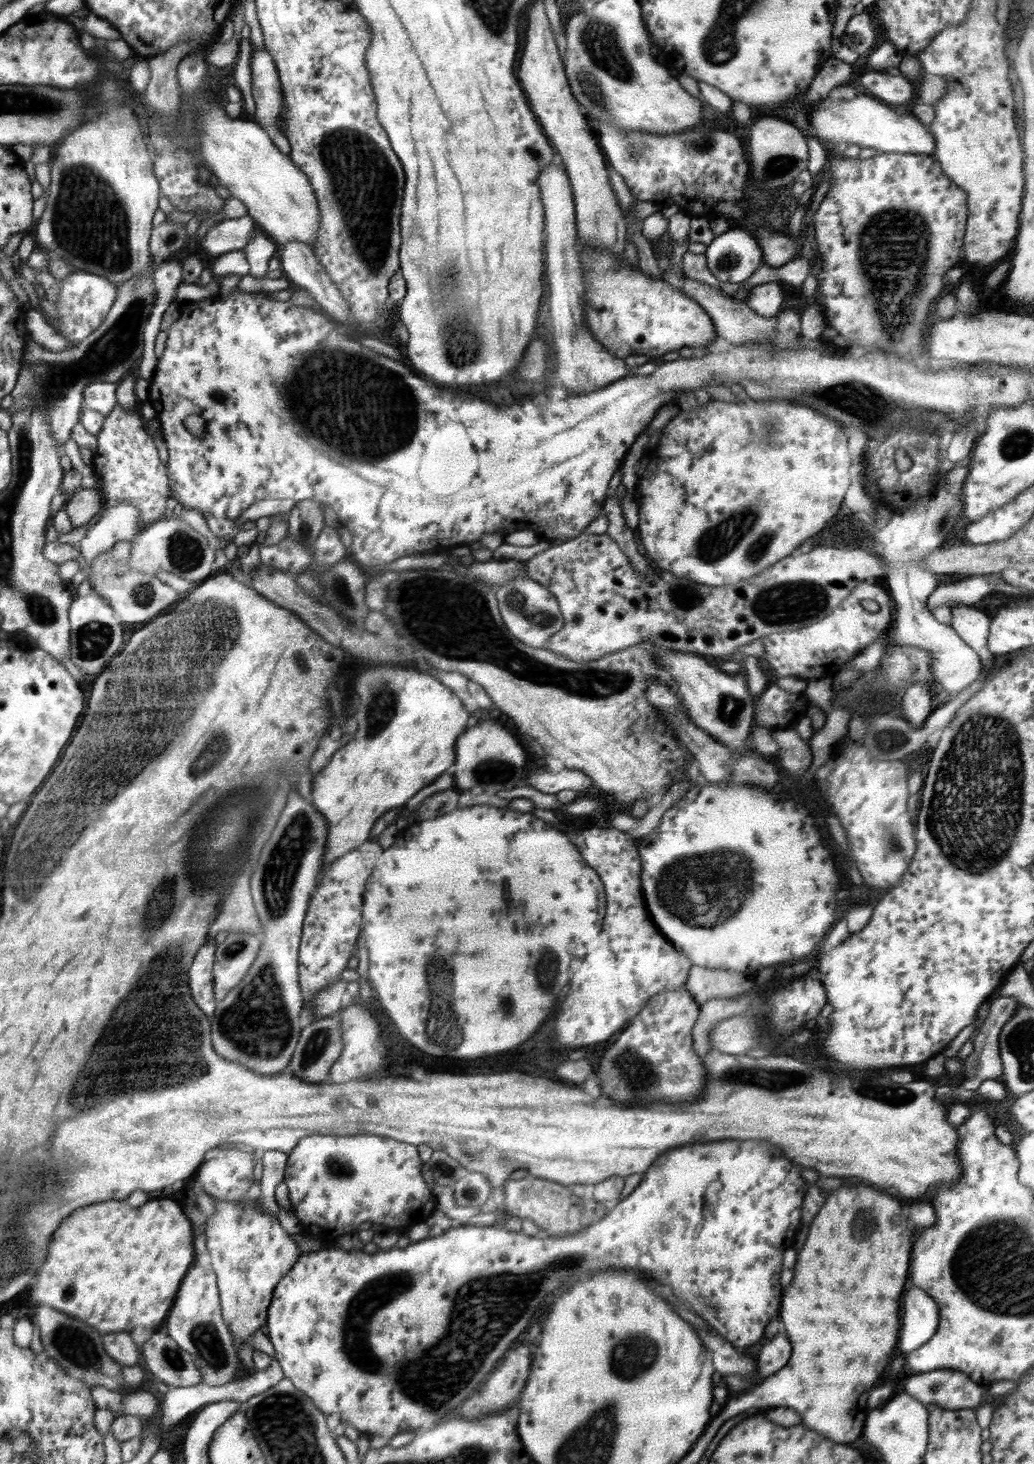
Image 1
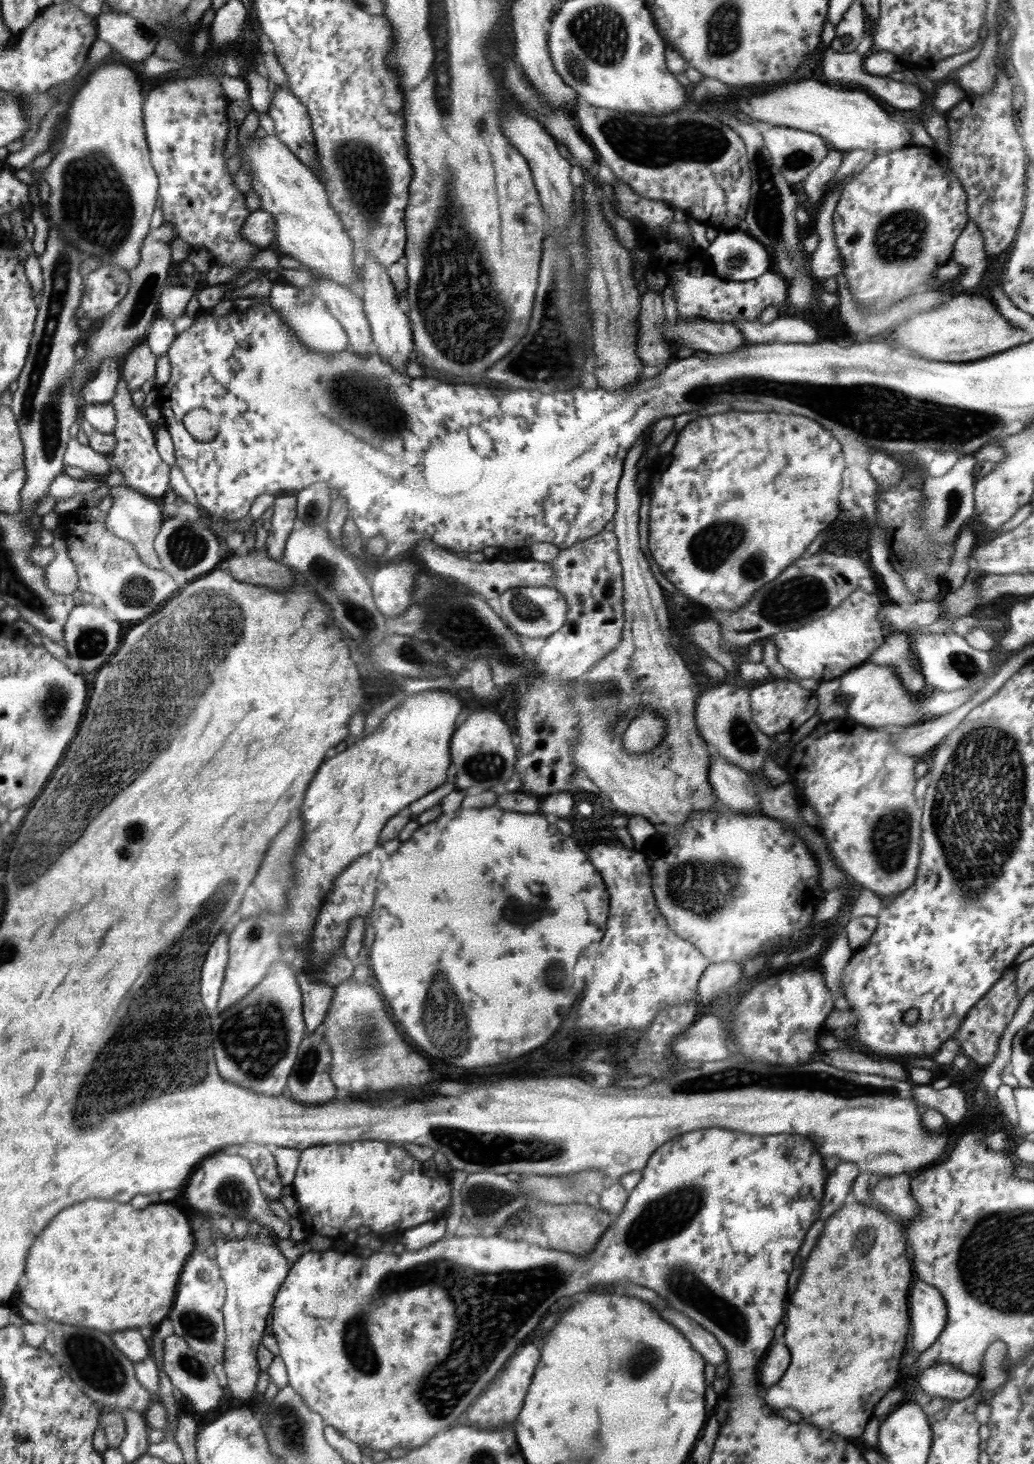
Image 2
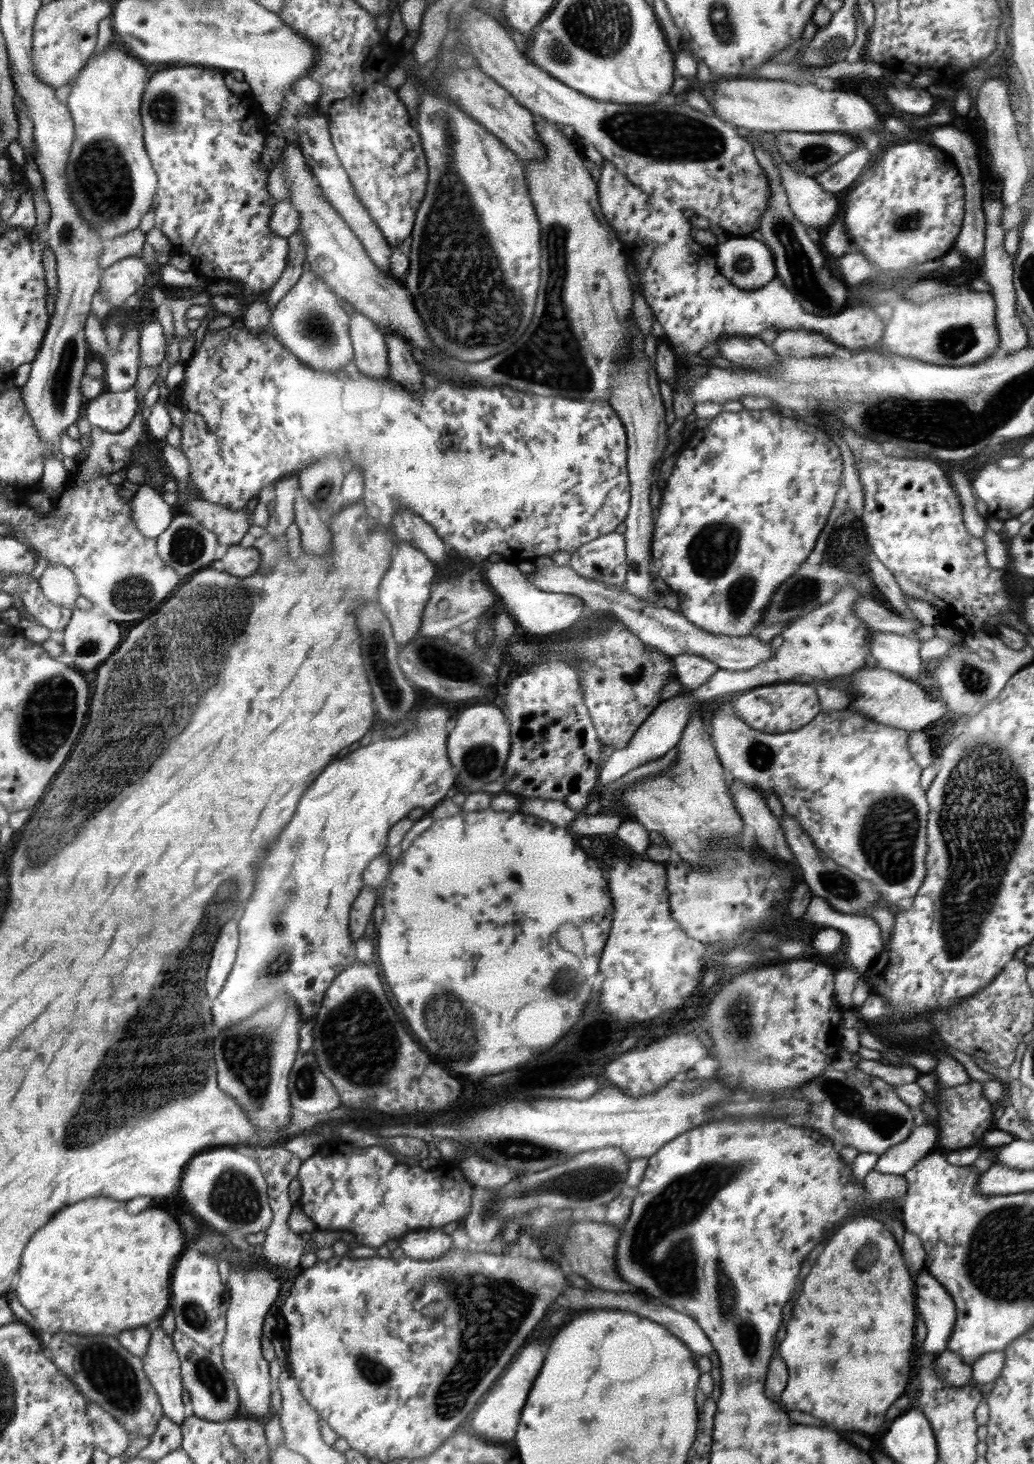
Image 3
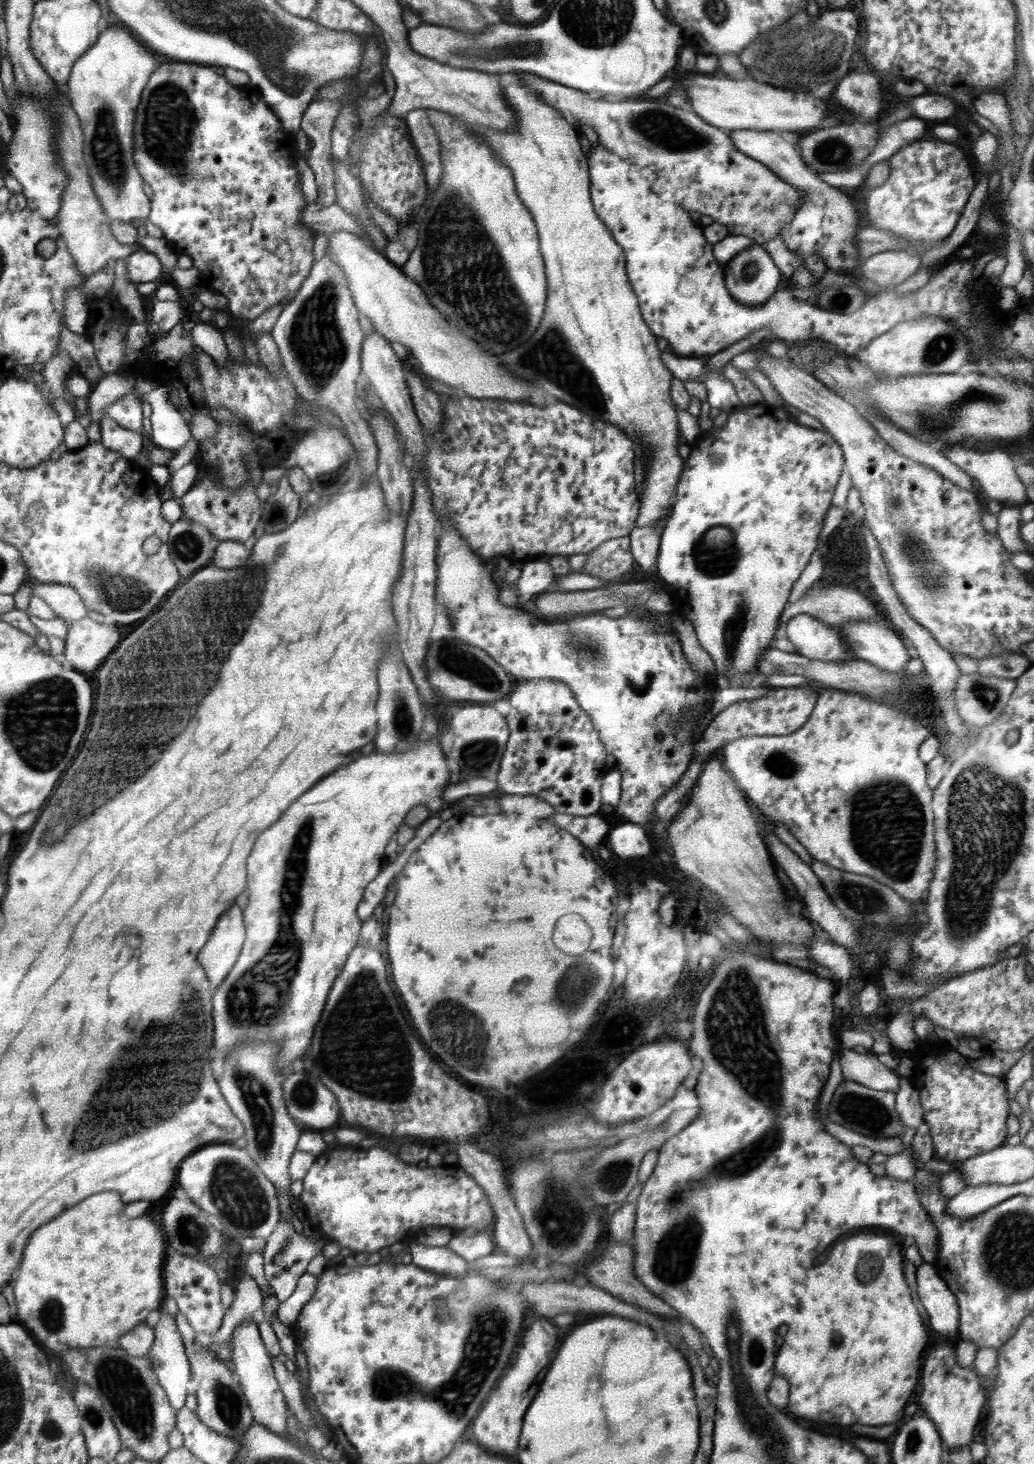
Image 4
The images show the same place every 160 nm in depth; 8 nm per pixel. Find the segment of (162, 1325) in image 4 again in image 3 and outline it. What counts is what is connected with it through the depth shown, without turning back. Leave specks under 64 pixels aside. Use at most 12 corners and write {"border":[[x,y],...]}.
{"border":[[151,1332],[143,1369],[163,1416],[181,1425],[181,1364],[172,1337]]}

